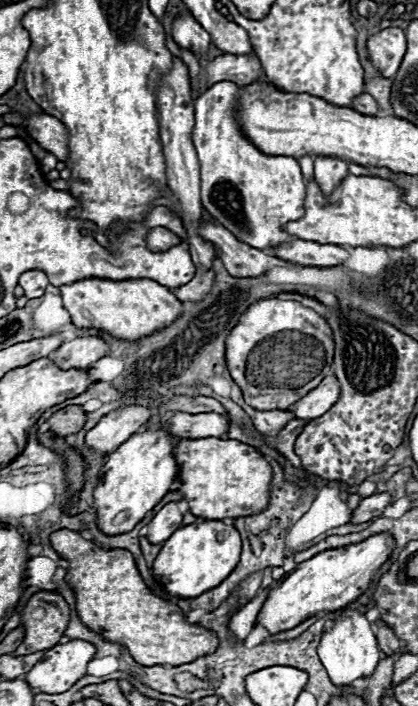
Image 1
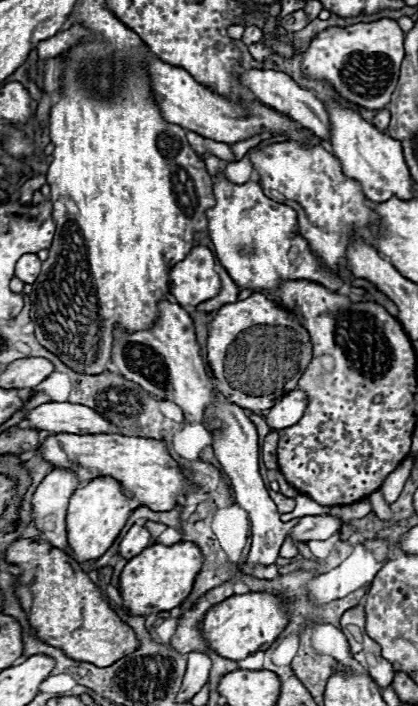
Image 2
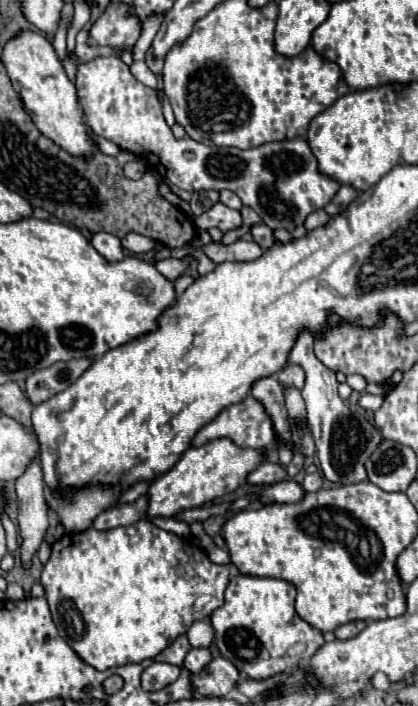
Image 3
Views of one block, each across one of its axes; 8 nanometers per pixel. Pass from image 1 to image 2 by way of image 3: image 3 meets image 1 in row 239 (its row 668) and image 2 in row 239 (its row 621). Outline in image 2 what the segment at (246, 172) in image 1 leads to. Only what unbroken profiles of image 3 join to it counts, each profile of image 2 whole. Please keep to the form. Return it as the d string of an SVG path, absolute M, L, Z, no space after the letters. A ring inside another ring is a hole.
M218 174L214 178L214 196L216 206L206 212L210 240L214 244L216 258L228 270L238 288L274 292L280 282L286 280L320 282L332 292L344 286L344 282L322 268L308 250L308 242L298 234L296 212L290 206L278 204L264 196L258 182L238 186L226 182L224 176Z

